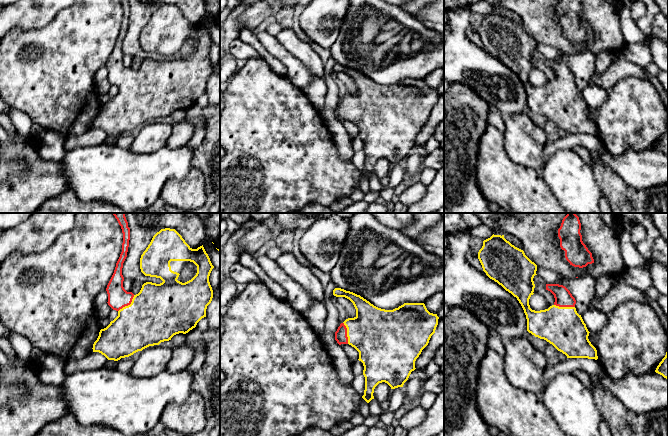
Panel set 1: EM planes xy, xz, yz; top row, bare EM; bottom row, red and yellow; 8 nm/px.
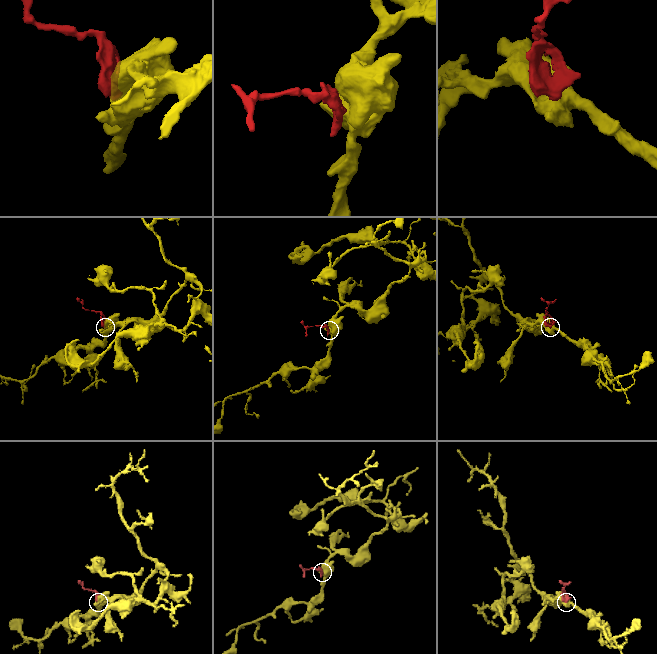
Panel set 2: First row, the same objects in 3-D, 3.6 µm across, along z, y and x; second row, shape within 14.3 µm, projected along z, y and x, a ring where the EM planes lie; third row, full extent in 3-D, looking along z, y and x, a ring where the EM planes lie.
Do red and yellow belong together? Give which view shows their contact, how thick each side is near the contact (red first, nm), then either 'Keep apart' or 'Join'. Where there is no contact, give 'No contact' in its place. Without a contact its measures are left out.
Touches red in xy. Thickness 170 nm (red) against 440 nm. Join

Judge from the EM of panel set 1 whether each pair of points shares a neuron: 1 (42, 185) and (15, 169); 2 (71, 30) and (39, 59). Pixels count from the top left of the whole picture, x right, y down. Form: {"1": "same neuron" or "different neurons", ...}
{"1": "different neurons", "2": "same neuron"}

